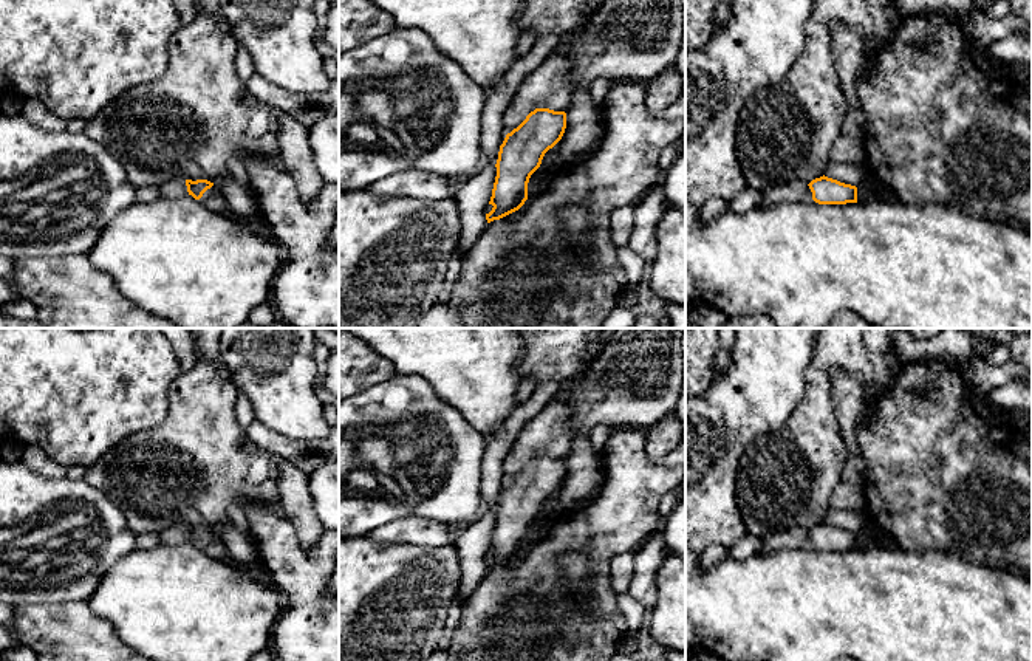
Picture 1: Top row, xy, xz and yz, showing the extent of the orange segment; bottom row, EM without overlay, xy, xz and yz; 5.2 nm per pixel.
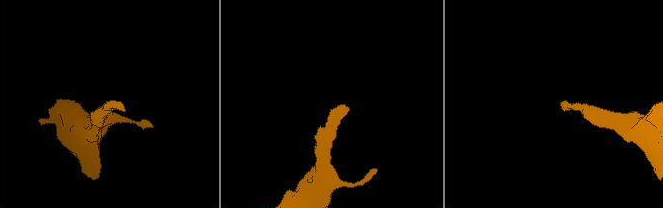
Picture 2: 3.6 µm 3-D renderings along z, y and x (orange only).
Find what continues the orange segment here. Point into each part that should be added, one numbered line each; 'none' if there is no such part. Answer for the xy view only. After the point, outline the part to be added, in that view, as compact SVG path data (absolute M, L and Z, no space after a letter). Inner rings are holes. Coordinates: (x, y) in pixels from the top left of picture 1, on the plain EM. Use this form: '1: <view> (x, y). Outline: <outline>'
1: xy (212, 545). Outline: M215 531L207 536L198 548L217 560L231 560L220 536Z

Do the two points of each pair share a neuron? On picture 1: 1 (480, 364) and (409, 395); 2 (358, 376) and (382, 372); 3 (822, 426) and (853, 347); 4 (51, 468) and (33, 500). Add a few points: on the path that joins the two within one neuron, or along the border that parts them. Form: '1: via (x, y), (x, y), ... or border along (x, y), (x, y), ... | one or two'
1: border along (396, 372), (420, 375), (441, 400), (457, 410) | two
2: via (364, 372), (376, 372) | one
3: via (820, 404), (820, 373), (831, 363) | one
4: border along (19, 462), (39, 476), (51, 479), (65, 477) | two

